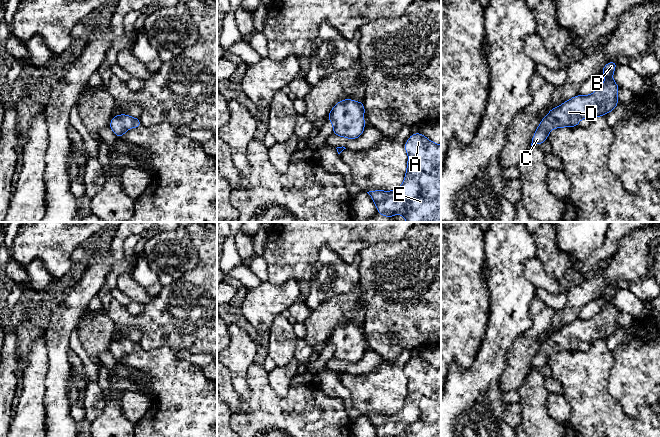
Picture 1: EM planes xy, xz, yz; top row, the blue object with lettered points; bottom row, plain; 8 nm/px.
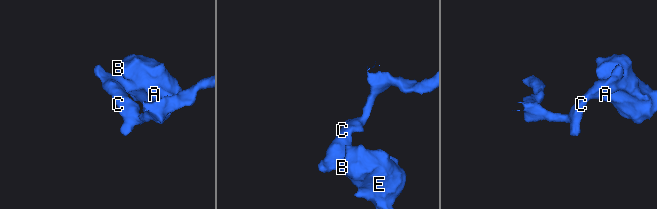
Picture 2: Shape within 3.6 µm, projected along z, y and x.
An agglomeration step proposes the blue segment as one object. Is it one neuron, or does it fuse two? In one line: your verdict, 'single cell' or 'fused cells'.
single cell

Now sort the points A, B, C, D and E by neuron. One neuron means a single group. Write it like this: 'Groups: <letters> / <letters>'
Groups: A B C D E

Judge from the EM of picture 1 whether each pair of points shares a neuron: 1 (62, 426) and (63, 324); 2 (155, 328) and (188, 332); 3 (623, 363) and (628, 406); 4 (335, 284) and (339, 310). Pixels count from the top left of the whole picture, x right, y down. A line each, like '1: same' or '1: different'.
1: same
2: same
3: same
4: different

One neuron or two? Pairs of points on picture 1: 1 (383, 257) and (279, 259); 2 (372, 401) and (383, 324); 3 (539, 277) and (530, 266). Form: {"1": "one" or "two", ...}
{"1": "two", "2": "two", "3": "one"}

